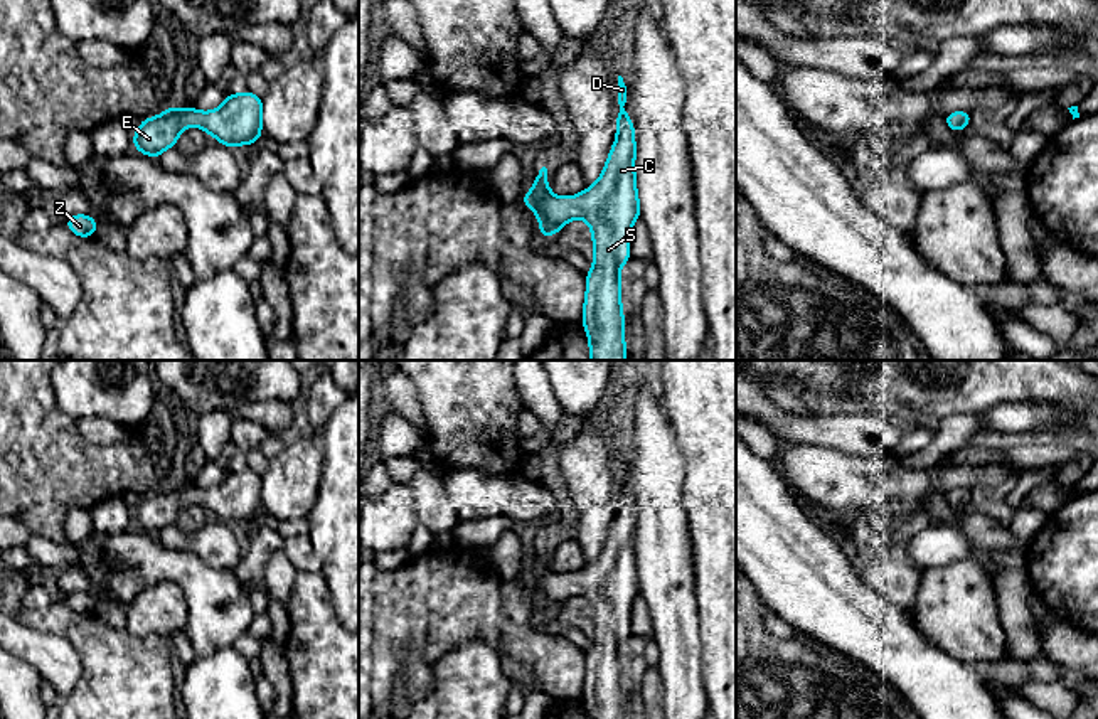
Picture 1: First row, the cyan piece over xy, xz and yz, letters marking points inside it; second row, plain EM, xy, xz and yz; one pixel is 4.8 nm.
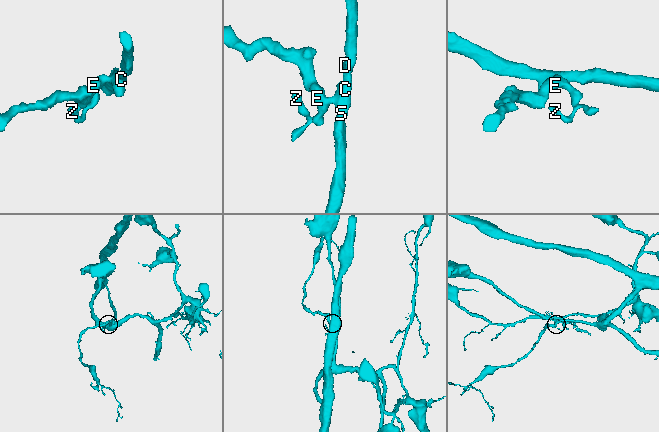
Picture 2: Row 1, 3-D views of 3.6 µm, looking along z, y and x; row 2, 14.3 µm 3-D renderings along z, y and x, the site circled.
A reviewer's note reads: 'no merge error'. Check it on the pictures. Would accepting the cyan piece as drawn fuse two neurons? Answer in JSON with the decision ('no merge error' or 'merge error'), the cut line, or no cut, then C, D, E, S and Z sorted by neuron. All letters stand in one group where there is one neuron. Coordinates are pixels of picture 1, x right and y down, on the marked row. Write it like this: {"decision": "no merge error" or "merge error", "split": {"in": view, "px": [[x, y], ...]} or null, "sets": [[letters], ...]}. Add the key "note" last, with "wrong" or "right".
{"decision": "no merge error", "split": null, "sets": [["C", "D", "E", "S", "Z"]], "note": "right"}

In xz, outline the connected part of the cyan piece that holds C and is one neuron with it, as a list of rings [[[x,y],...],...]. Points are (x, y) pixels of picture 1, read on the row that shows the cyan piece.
[[[618,76],[618,118],[616,141],[613,143],[606,165],[593,187],[579,195],[557,197],[549,190],[547,168],[542,167],[536,175],[529,194],[522,192],[524,204],[537,214],[541,237],[551,237],[573,219],[584,219],[591,227],[594,242],[594,261],[586,274],[586,298],[583,306],[583,327],[589,338],[589,360],[626,360],[625,349],[625,317],[621,312],[620,269],[632,258],[630,234],[633,222],[640,217],[640,200],[635,178],[635,130],[630,115],[625,111],[626,86]]]

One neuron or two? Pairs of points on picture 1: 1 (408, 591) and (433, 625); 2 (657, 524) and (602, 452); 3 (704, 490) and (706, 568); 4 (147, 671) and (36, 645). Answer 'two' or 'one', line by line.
1: one
2: two
3: one
4: two

